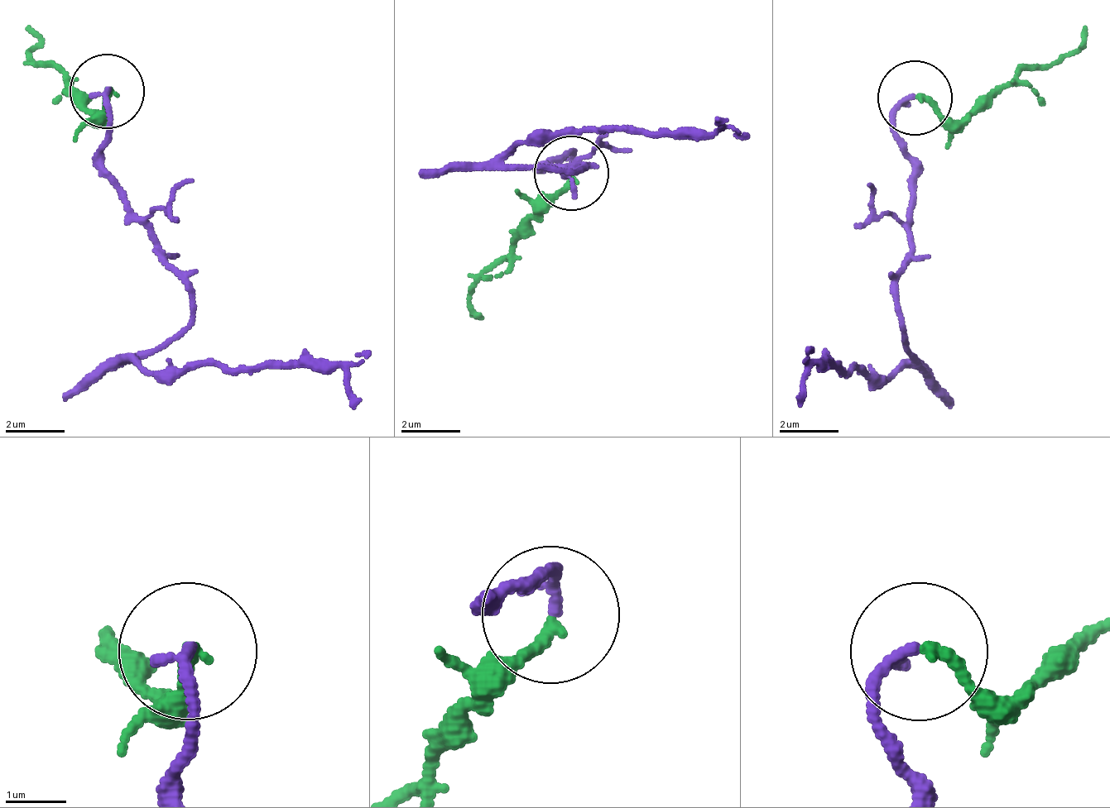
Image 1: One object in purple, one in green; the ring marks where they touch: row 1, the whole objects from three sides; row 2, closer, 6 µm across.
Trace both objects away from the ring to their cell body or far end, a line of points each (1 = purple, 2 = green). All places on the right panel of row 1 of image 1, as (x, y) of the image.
1: (917, 96), (894, 118), (910, 185), (894, 298), (911, 344), (898, 369), (864, 372), (811, 362), (797, 405)
2: (917, 96), (962, 119), (1021, 69), (1069, 56), (1088, 27)

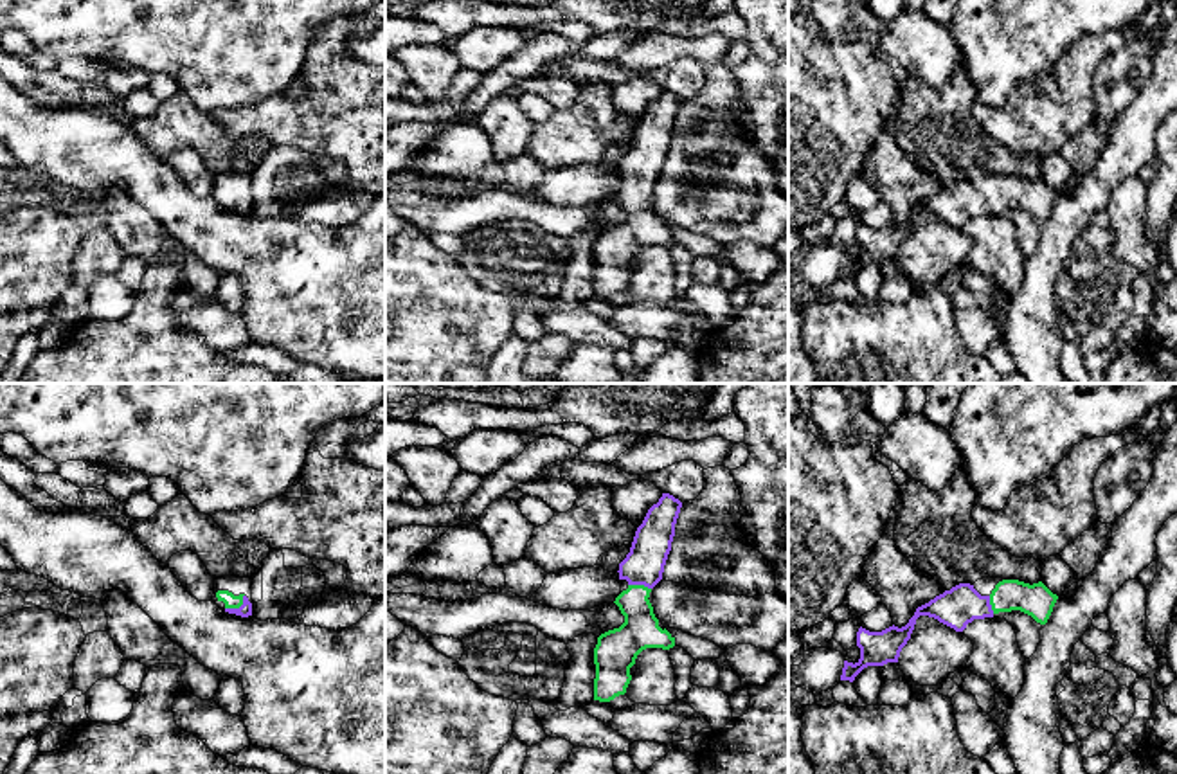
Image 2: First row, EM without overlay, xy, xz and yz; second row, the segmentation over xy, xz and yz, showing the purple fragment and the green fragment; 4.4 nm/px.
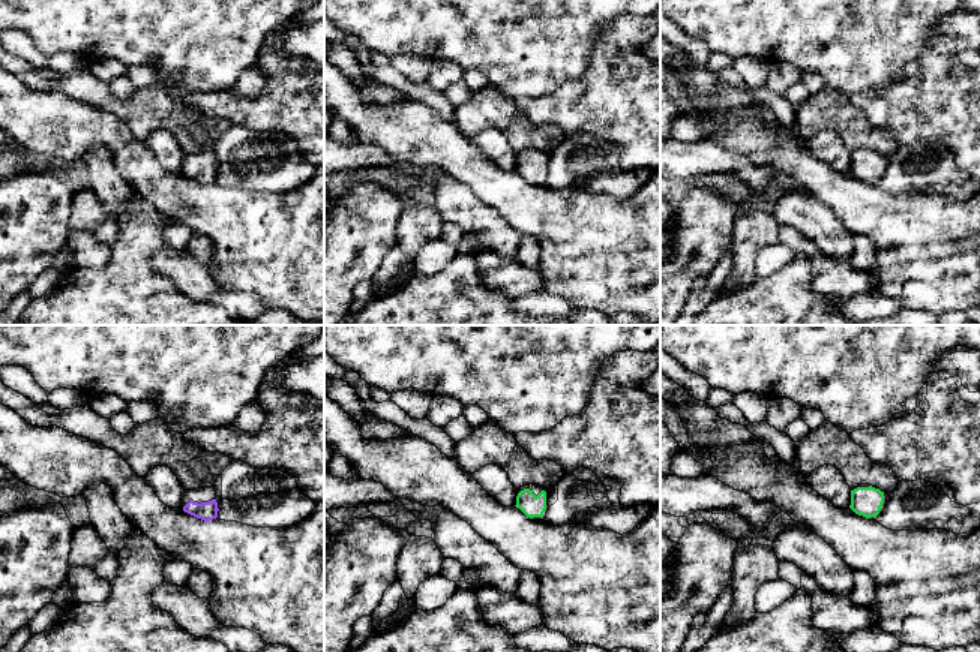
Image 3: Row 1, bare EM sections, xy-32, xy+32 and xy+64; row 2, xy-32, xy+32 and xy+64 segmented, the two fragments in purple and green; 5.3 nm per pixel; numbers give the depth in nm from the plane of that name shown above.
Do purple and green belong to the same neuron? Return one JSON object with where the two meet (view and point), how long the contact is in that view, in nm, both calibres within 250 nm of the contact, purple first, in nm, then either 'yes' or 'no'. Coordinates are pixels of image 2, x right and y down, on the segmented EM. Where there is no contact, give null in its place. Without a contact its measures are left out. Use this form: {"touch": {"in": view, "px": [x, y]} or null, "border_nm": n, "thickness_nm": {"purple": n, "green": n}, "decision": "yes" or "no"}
{"touch": {"in": "xy", "px": [240, 607]}, "border_nm": 110, "thickness_nm": {"purple": 60, "green": 60}, "decision": "yes"}

